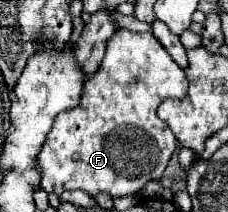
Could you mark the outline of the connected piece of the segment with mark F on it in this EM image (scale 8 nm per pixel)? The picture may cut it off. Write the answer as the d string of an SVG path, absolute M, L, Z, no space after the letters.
M116 30L106 42L106 56L100 64L100 70L84 82L78 108L74 108L74 112L60 114L48 132L46 148L42 148L42 156L38 156L38 164L42 164L42 190L56 196L66 190L84 190L90 196L98 192L124 196L138 194L150 180L160 180L178 142L168 124L156 116L156 110L166 98L182 98L186 88L188 80L184 70L172 60L152 32L134 34L130 30Z

